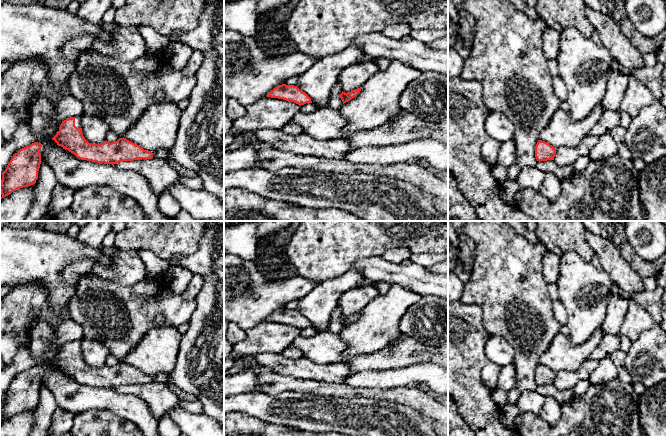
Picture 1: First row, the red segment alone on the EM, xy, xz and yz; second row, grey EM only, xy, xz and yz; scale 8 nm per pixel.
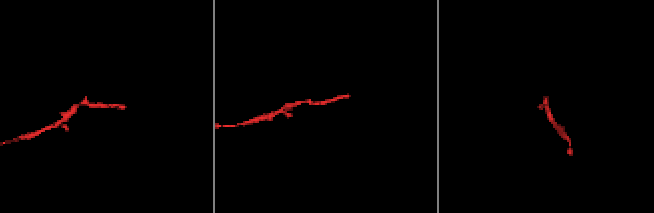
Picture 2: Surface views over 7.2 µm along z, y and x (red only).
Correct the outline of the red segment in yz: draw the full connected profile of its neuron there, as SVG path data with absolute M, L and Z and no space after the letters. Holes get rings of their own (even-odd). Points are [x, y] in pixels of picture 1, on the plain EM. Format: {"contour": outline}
{"contour": "M538 364L535 370L535 381L537 385L554 384L556 373L549 367Z"}

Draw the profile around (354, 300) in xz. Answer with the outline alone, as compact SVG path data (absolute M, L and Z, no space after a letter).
M358 286L343 293L337 306L340 307L342 316L348 317L362 311L372 300L379 296L376 286Z

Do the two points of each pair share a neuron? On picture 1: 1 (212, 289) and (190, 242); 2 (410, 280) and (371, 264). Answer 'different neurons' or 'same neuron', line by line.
1: different neurons
2: same neuron

